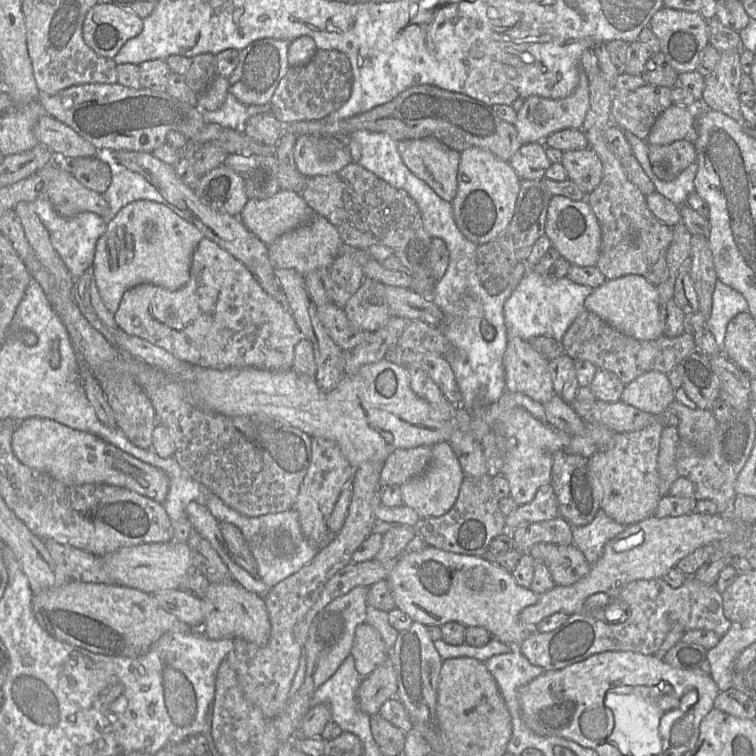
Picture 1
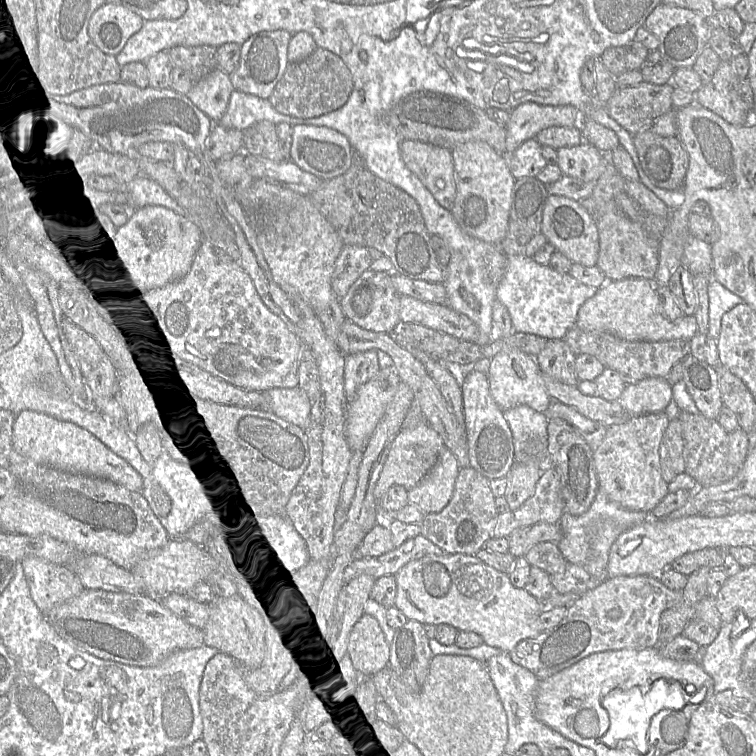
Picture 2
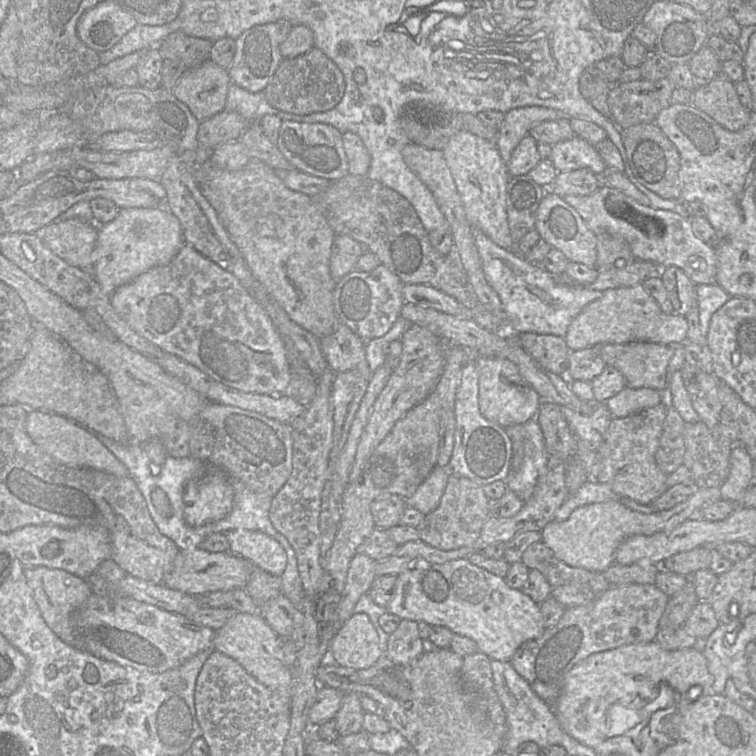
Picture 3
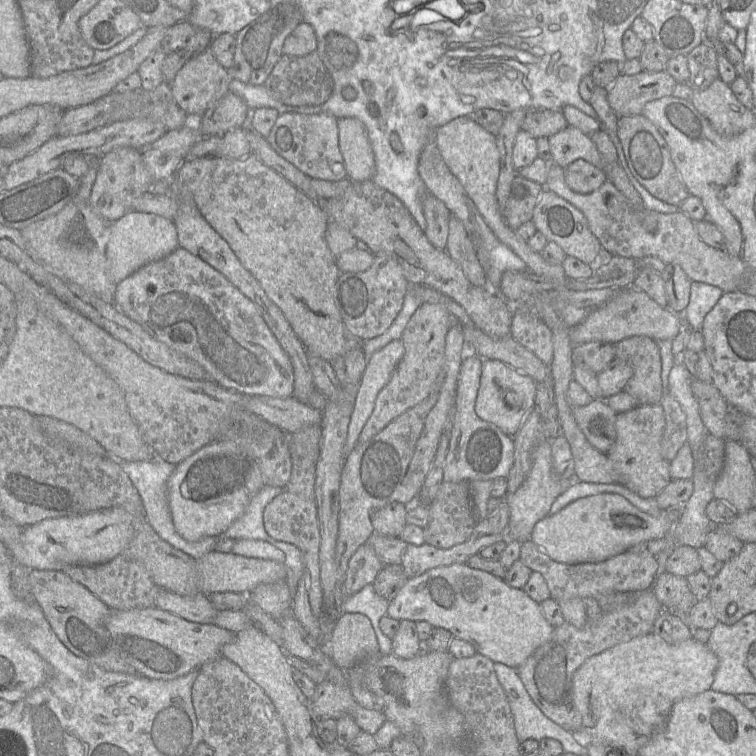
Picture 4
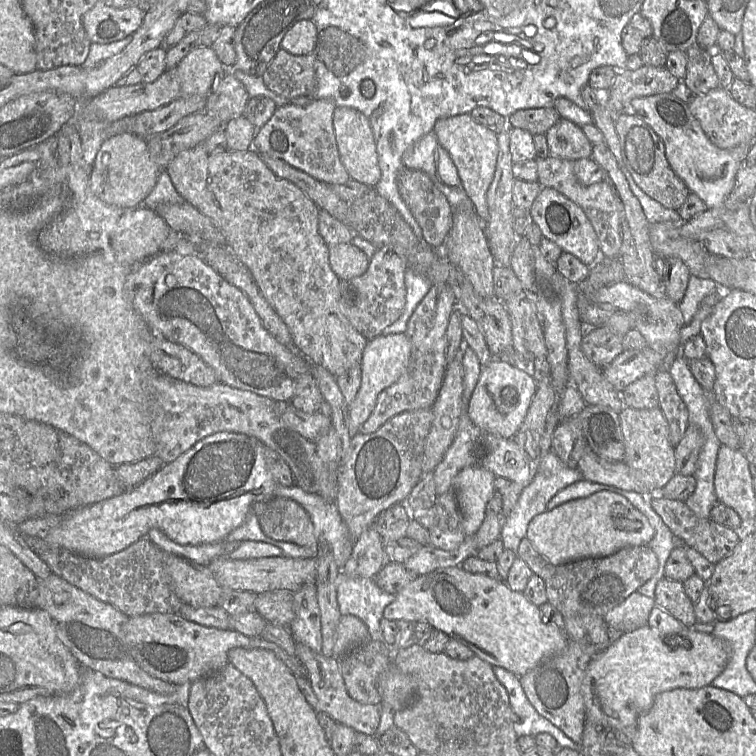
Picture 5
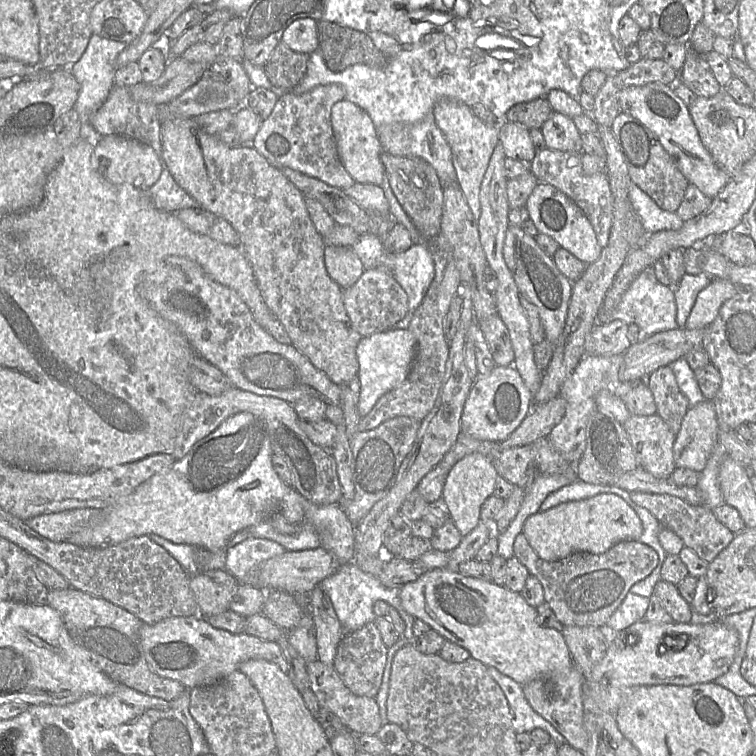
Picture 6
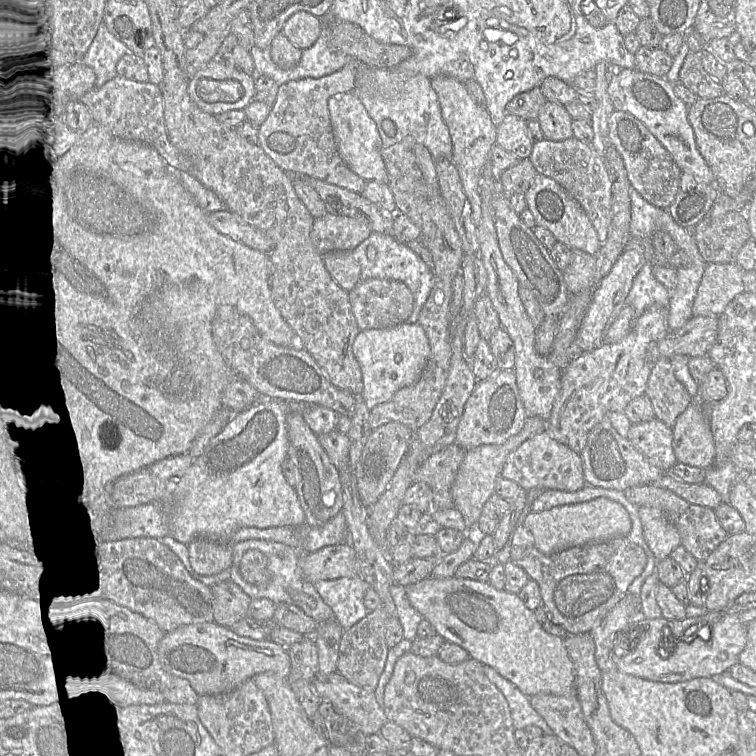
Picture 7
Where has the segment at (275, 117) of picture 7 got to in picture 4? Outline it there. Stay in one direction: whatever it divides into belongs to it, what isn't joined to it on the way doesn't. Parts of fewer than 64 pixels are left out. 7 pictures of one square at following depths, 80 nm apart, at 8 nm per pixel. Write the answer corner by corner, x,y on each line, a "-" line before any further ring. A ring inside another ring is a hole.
280,113
266,141
278,155
312,179
340,181
347,177
339,150
337,118
330,113

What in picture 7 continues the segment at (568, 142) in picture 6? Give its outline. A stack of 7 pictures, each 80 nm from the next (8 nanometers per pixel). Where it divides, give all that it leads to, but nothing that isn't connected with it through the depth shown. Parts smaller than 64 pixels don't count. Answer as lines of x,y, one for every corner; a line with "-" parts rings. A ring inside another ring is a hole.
547,101
537,118
544,138
550,141
563,141
574,137
570,114
564,106

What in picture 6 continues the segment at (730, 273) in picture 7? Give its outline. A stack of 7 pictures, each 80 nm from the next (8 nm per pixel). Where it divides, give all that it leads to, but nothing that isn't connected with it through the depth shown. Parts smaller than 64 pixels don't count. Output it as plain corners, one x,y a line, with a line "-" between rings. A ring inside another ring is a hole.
713,278
709,285
699,292
685,327
690,330
706,329
716,319
721,306
738,292
739,289
730,281

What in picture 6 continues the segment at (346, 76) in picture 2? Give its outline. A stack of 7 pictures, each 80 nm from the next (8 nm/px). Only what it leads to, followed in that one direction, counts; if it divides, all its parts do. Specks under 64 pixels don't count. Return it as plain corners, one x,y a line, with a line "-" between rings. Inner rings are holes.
281,41
265,66
266,75
272,85
291,90
305,76
308,59
309,54
295,52

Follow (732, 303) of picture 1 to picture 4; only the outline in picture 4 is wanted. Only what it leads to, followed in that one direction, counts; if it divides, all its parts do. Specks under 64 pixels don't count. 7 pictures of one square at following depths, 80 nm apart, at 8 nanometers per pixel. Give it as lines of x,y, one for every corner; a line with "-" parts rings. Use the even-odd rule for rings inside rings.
692,281
689,304
681,315
684,324
694,331
701,331
706,315
723,294
724,291
716,286

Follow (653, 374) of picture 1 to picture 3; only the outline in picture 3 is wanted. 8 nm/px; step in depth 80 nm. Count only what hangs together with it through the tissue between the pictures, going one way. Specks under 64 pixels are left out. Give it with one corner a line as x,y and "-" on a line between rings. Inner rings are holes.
625,387
620,393
604,403
614,418
624,418
655,407
661,404
661,402
661,391
652,388
632,389

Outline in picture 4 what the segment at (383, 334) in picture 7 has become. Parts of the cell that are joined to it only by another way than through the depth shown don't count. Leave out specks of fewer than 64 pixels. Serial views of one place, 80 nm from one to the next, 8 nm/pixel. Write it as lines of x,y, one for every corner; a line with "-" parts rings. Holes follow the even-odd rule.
394,340
375,352
366,363
365,372
359,383
354,410
348,426
344,446
344,461
346,456
357,445
359,436
371,416
379,392
389,382
393,371
404,355
401,340

